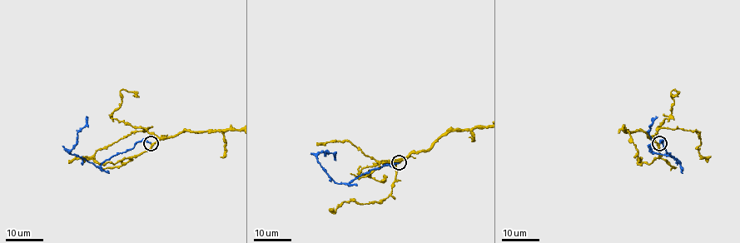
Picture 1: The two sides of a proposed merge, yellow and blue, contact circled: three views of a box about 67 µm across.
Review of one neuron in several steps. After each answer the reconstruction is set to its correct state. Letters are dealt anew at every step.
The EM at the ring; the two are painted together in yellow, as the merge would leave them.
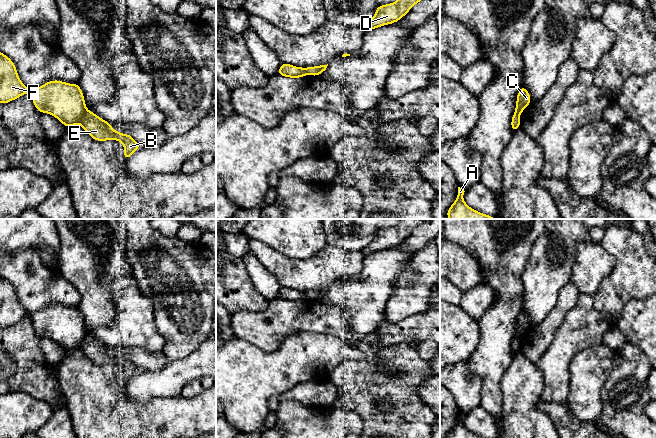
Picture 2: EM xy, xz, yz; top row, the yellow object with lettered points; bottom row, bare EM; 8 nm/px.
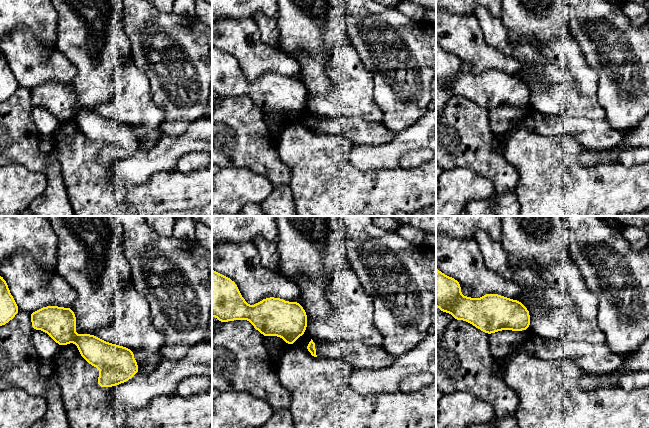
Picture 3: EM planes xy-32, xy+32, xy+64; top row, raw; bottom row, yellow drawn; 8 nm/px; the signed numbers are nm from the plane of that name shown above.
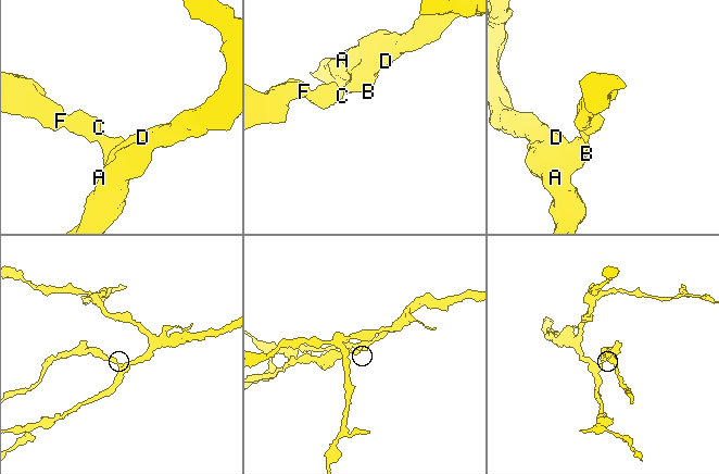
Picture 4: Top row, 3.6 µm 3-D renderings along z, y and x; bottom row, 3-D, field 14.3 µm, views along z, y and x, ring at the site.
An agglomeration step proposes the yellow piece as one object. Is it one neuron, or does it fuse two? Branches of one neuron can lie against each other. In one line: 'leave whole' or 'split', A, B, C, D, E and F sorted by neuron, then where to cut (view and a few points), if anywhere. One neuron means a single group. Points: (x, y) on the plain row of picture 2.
split; groups A B D E / C F; cut xy (86, 333), (78, 347)

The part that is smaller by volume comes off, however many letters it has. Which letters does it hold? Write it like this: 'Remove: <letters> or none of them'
Remove: C, F

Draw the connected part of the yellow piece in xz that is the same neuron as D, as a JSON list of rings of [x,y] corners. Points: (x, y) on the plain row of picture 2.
[[[400,219],[399,223],[391,228],[376,232],[375,239],[361,250],[364,257],[378,251],[395,247],[402,243],[410,233],[427,219]]]

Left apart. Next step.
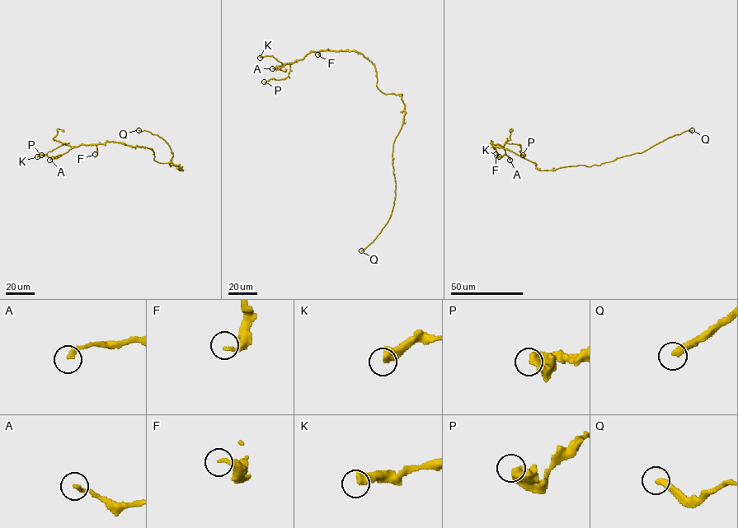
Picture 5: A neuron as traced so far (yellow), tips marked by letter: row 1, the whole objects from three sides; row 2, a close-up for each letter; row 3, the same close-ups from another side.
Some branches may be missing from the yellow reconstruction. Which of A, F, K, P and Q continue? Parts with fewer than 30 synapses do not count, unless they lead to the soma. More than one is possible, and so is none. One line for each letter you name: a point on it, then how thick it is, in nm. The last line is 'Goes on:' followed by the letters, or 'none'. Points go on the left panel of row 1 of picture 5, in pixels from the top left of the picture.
A: at (49, 160); 240 nm thick
Q: at (138, 130); 360 nm thick
Goes on: A, Q

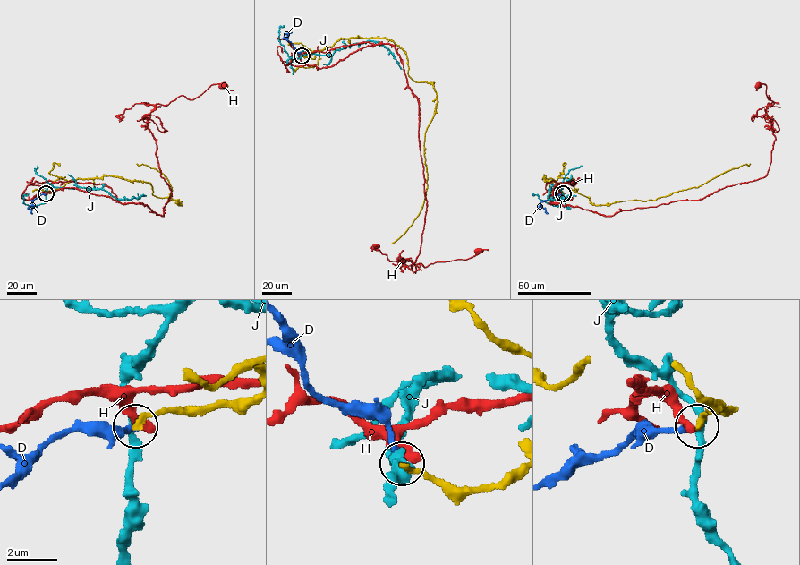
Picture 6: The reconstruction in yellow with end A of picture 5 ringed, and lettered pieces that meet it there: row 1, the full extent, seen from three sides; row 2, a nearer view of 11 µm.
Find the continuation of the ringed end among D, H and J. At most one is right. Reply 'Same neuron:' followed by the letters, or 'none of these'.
Same neuron: D

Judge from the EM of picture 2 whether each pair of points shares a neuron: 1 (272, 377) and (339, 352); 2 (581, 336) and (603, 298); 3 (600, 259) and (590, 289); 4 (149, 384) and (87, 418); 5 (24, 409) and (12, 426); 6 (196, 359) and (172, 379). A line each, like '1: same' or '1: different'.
1: same
2: different
3: same
4: different
5: same
6: same

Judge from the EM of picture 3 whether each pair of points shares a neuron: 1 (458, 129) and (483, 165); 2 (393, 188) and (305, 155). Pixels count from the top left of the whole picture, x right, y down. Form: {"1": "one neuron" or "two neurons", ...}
{"1": "one neuron", "2": "one neuron"}

